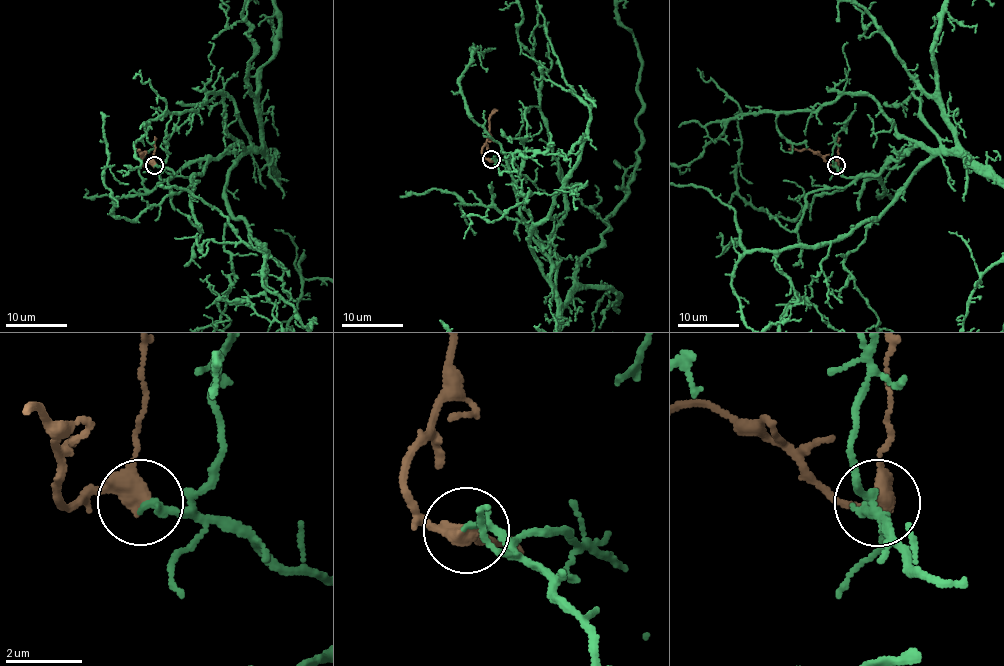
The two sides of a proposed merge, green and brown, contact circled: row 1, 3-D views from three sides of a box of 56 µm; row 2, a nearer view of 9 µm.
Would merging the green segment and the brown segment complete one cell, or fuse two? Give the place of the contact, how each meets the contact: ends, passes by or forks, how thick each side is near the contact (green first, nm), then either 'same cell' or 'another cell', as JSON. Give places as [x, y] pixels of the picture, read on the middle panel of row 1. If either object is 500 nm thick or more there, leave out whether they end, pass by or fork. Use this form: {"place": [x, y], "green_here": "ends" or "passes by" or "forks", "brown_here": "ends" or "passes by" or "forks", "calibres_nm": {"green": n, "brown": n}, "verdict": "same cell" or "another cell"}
{"place": [491, 159], "green_here": "ends", "brown_here": "passes by", "calibres_nm": {"green": 200, "brown": 400}, "verdict": "same cell"}

